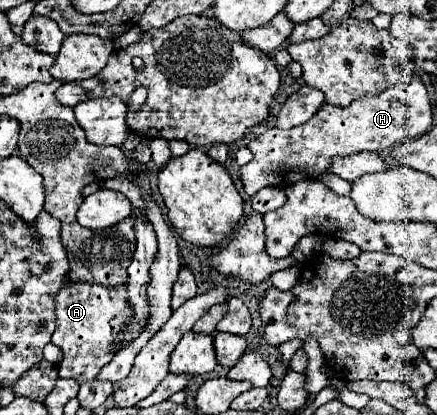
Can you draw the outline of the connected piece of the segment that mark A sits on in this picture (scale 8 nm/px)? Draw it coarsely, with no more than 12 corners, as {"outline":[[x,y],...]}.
{"outline":[[124,284],[62,286],[58,374],[96,378],[134,318]]}

